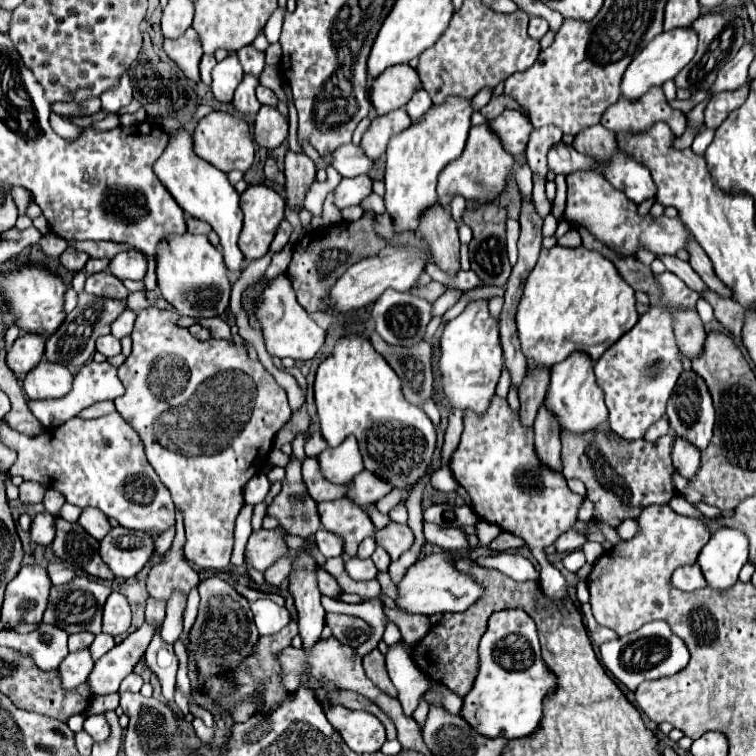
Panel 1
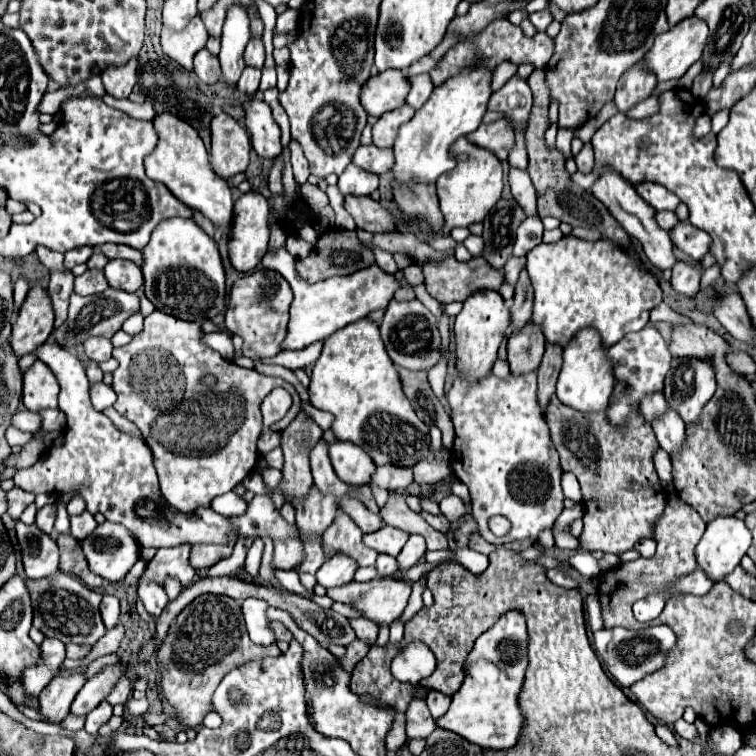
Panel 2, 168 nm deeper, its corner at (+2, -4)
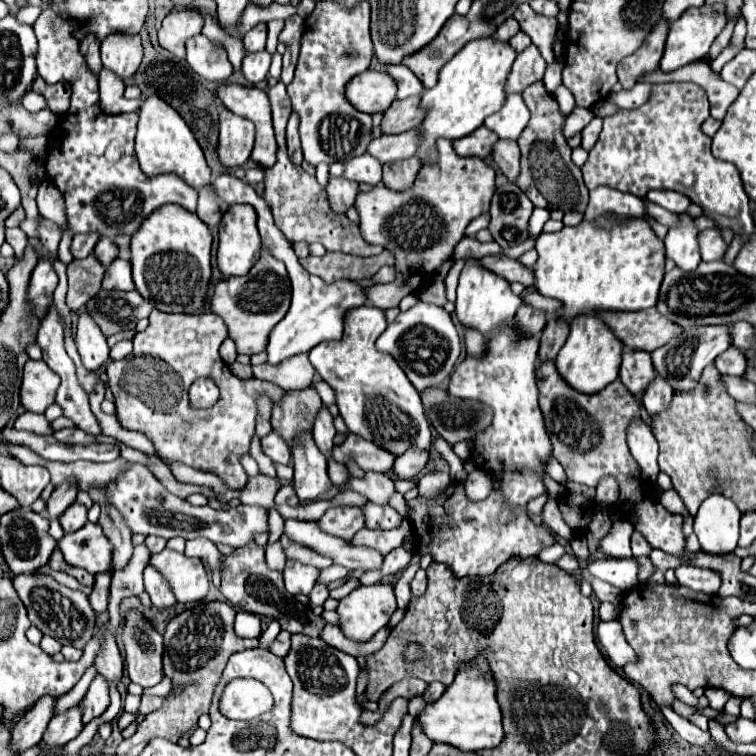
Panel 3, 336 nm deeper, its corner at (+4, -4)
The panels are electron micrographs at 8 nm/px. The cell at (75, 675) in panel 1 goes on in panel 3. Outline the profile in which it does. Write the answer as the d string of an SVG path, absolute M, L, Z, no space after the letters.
M43 697L41 701L37 701L37 705L33 709L29 709L29 713L23 715L23 719L11 729L11 741L9 747L13 751L13 755L19 755L27 749L31 749L33 745L37 745L43 737L45 725L51 721L53 717L53 707L55 701L49 701L49 697Z

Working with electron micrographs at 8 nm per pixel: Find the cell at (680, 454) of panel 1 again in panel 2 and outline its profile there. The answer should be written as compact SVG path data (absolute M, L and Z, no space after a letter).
M671 409L659 417L659 421L653 425L653 431L657 435L659 447L669 455L679 453L685 445L685 425L679 421L679 417L675 417L675 413L671 413Z

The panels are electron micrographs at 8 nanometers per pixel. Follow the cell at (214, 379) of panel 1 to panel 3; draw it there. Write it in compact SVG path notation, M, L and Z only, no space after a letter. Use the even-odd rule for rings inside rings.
M153 309L149 315L149 325L143 333L137 333L133 339L133 353L123 361L109 361L107 375L109 375L109 389L115 395L115 405L119 413L119 421L125 429L145 433L161 457L171 461L181 461L193 469L215 473L227 481L229 487L239 489L247 483L247 475L239 463L241 455L249 453L249 443L255 433L255 419L257 419L257 395L267 393L273 403L277 397L285 393L281 387L259 381L259 379L239 379L231 373L229 365L221 359L219 347L227 339L227 325L223 319L211 311L187 315L187 313L163 313ZM209 377L221 391L219 401L211 409L191 409L189 407L189 387L195 379Z

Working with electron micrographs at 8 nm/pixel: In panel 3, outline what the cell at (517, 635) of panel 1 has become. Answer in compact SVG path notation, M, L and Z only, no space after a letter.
M477 657L477 661L461 665L455 681L445 687L443 695L437 701L425 705L425 709L417 717L417 723L433 743L447 743L461 751L497 747L503 739L503 725L497 691L487 661L483 657Z

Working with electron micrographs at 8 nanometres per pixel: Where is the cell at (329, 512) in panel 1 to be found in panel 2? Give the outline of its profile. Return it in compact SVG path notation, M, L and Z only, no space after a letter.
M341 497L339 499L339 509L343 513L347 513L355 521L355 525L361 527L363 533L373 533L375 529L381 529L381 517L373 515L359 499Z

